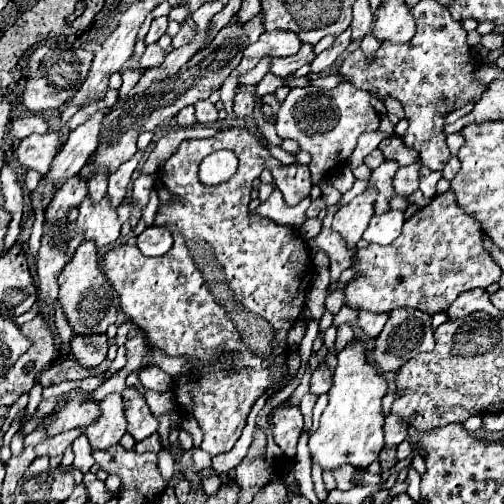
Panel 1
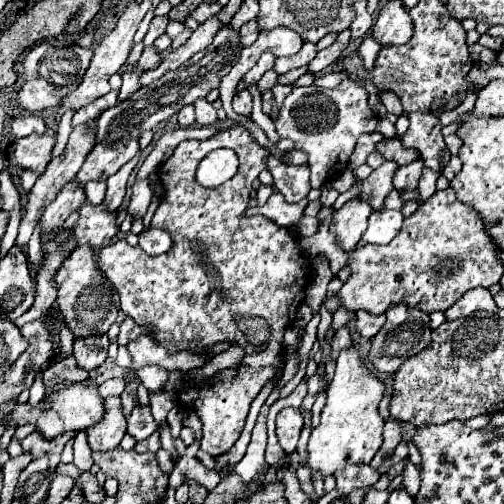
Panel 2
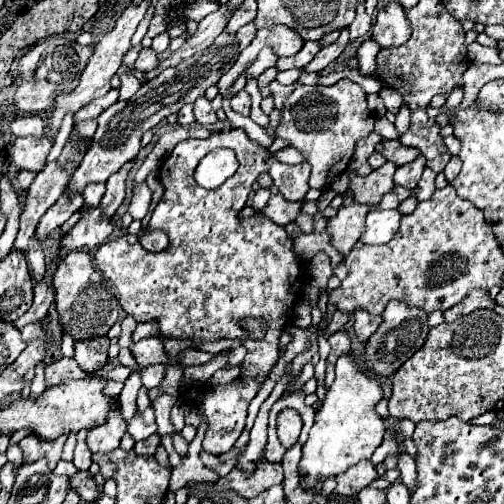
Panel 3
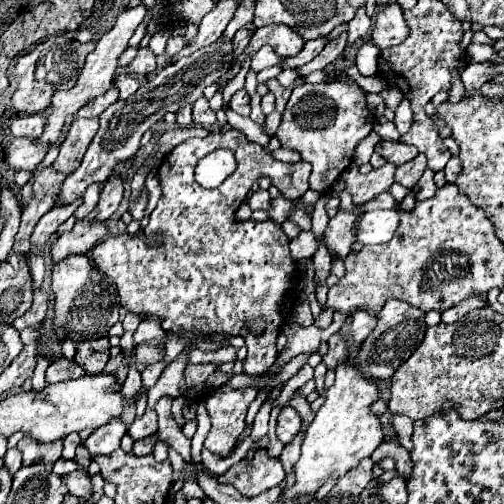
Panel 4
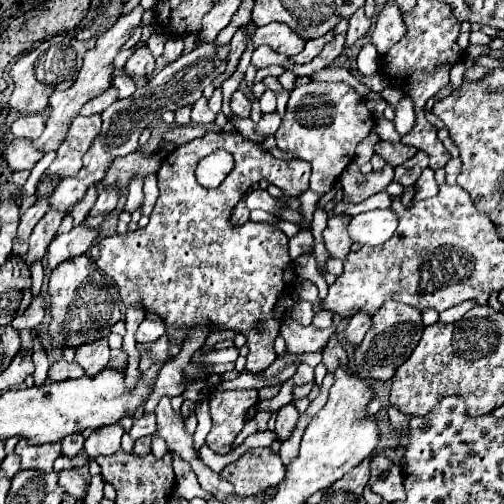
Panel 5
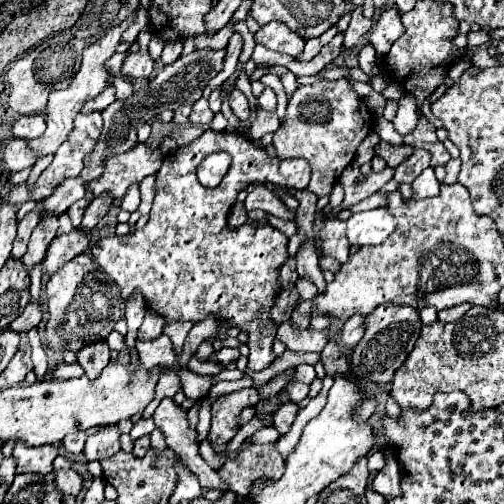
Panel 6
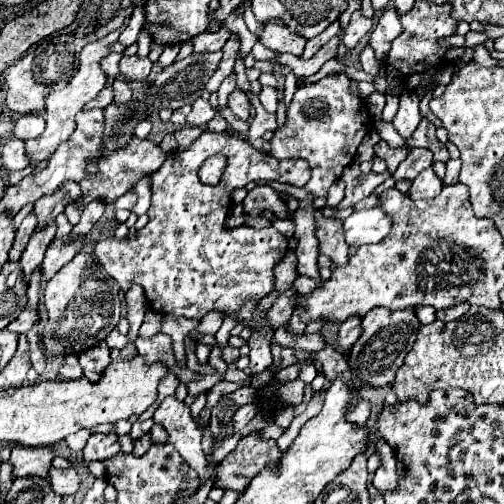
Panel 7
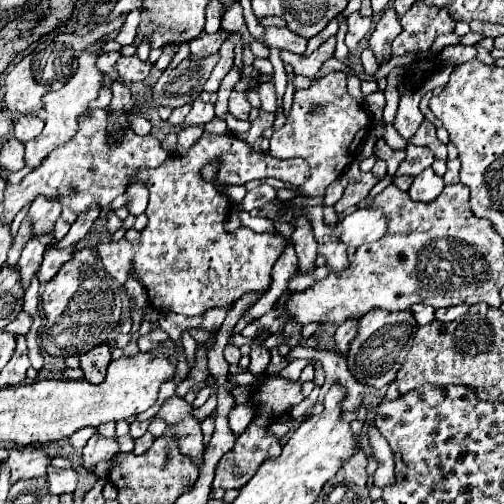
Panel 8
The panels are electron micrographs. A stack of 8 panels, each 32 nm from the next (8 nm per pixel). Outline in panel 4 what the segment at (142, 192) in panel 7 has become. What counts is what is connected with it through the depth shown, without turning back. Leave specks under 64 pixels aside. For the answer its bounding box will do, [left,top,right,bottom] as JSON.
[146,172,162,214]

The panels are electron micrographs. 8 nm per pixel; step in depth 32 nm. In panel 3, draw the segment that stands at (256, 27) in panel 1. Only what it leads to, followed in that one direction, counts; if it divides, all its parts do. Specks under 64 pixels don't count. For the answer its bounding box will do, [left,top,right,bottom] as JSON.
[236,22,256,50]

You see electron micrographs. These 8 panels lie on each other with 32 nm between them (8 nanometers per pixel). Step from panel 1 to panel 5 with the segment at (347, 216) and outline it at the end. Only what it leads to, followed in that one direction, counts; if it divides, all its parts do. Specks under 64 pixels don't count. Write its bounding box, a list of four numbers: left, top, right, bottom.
[324,214,352,260]

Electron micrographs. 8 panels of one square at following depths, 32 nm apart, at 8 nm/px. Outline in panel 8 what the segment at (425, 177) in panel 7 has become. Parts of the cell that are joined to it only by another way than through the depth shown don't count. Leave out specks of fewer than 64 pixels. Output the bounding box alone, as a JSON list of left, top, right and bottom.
[408,168,444,202]

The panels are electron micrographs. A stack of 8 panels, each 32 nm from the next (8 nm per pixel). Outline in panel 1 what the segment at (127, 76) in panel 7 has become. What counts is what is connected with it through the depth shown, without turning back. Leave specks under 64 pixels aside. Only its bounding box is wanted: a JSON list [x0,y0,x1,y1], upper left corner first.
[140,44,168,70]

